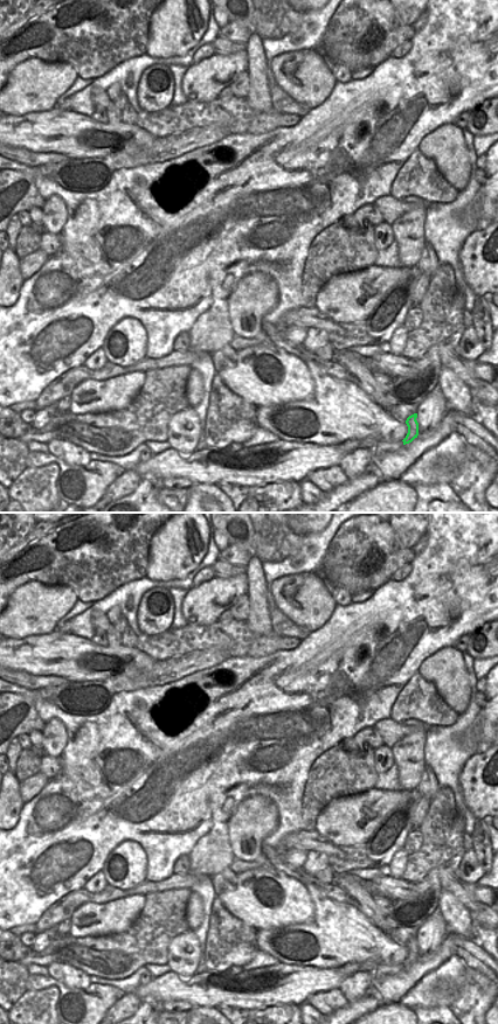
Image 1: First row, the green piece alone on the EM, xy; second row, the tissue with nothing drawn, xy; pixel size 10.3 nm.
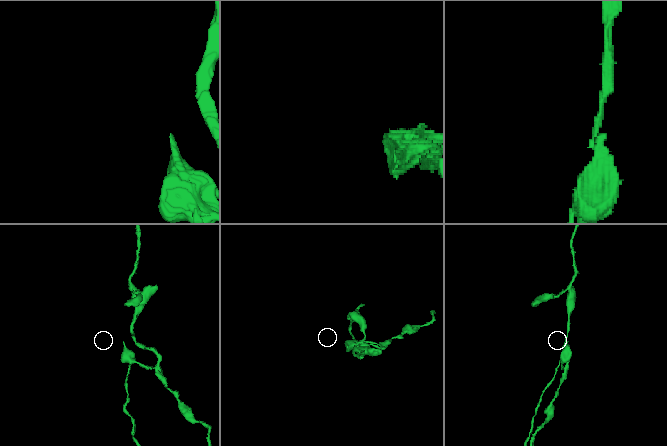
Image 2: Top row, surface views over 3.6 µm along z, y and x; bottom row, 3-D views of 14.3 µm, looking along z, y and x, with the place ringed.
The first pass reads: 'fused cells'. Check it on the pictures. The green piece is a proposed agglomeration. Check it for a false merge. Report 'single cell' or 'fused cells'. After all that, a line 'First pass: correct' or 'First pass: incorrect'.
fused cells
First pass: correct

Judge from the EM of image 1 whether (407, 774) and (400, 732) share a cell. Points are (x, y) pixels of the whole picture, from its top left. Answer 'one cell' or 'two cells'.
two cells

